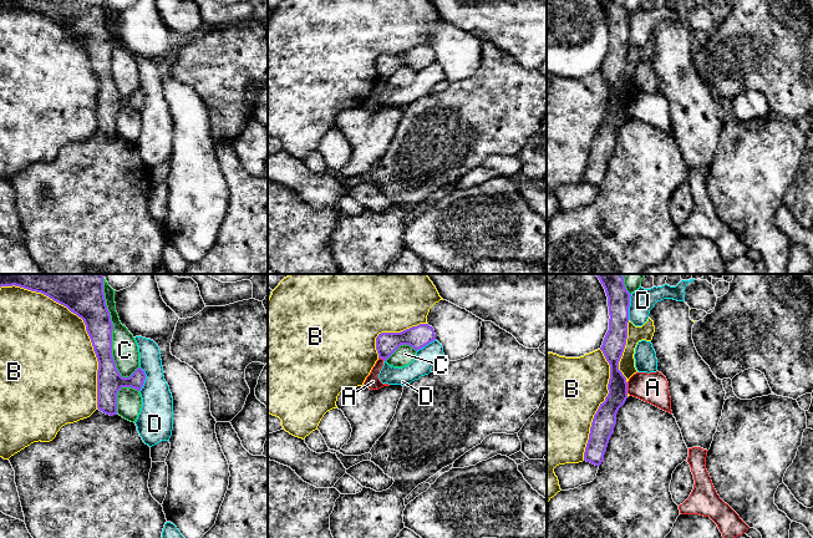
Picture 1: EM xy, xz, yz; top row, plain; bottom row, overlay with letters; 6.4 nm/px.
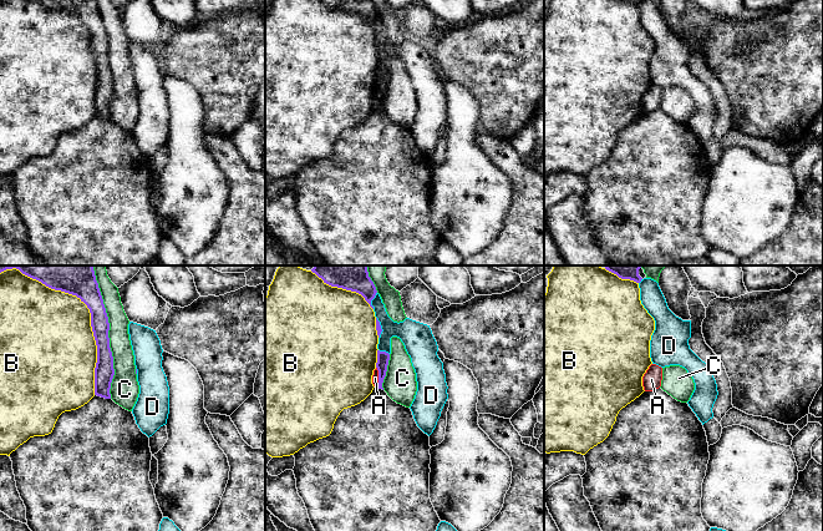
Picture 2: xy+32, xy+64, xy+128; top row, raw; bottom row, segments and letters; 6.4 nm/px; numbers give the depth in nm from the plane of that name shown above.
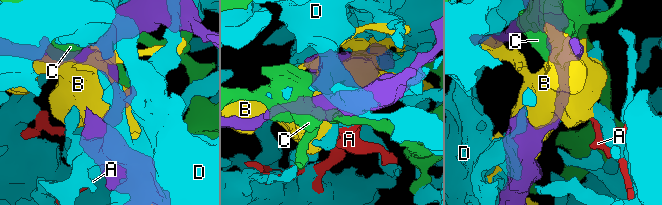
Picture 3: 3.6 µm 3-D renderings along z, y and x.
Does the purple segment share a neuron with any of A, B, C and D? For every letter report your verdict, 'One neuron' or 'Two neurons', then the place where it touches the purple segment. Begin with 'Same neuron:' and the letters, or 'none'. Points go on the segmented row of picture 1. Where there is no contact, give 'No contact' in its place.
Same neuron: none
A: Two neurons. Touches purple at yz (626, 387)
B: Two neurons. Touches purple at xy (84, 321)
C: Two neurons. Touches purple at xy (112, 329)
D: Two neurons. Touches purple at yz (629, 305)

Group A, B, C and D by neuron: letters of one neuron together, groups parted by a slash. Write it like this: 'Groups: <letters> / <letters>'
Groups: A / B / C / D

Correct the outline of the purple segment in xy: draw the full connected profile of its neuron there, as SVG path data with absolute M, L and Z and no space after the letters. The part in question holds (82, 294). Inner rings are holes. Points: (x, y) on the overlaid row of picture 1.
M0 274L1 286L20 286L41 293L54 301L66 306L71 313L81 318L91 339L93 351L98 361L97 370L97 408L106 415L117 415L117 394L122 387L132 387L141 391L146 374L138 367L129 377L122 377L112 356L113 324L106 305L102 274Z

